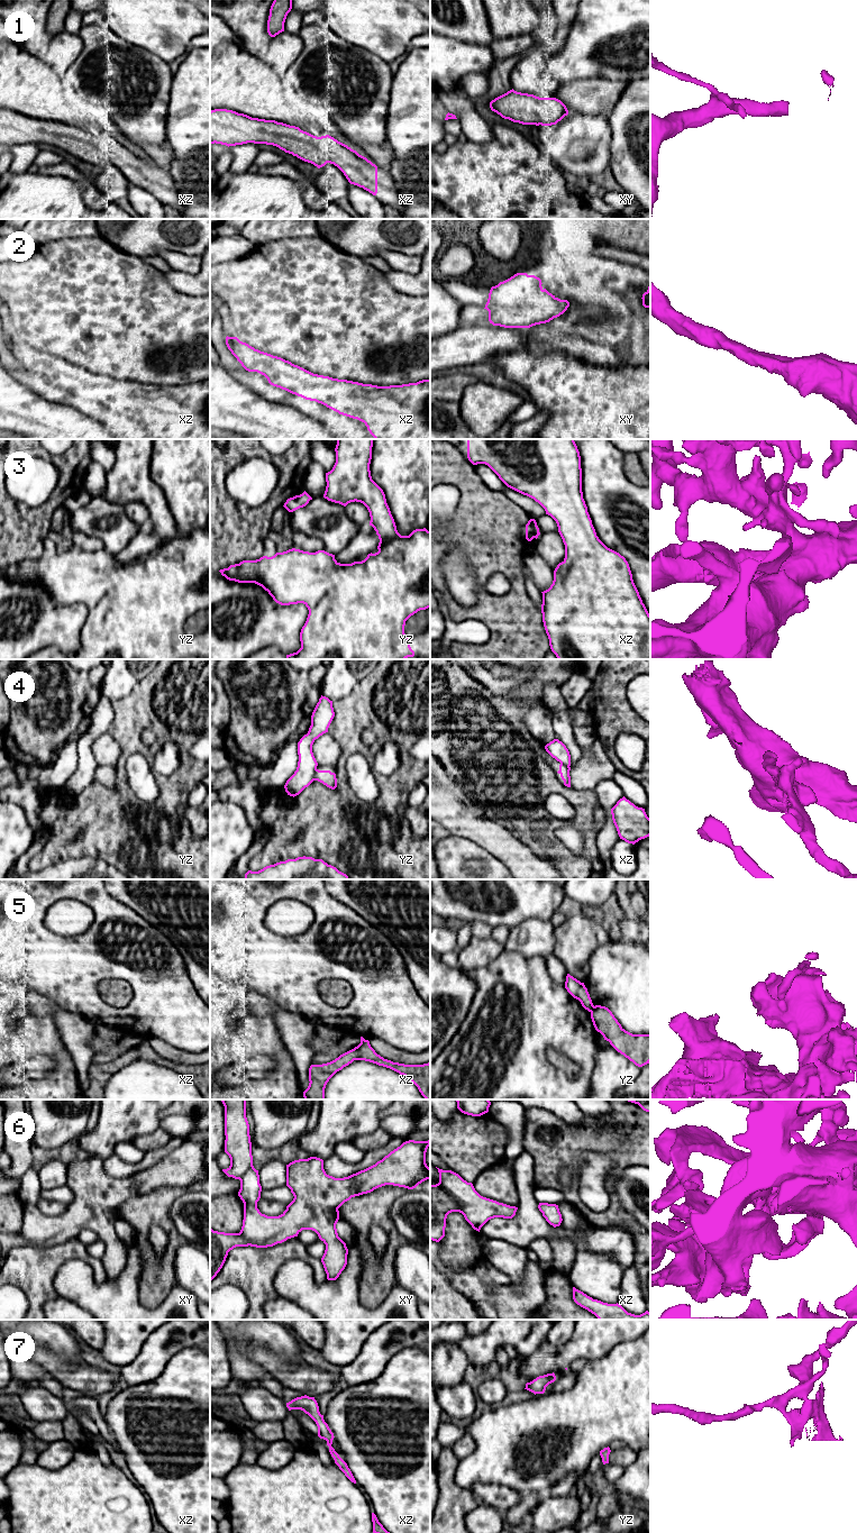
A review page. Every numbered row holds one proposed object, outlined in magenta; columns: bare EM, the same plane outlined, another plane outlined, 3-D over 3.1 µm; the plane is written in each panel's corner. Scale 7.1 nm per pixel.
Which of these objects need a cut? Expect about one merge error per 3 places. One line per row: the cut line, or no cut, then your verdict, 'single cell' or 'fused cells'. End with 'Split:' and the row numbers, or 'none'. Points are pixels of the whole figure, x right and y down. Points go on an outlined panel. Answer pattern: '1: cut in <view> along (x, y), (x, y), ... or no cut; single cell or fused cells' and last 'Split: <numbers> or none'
1: no cut; single cell
2: no cut; single cell
3: no cut; single cell
4: cut in yz along (317, 769), (315, 779); fused cells
5: cut in yz along (594, 1006), (590, 1011); fused cells
6: no cut; single cell
7: no cut; single cell
Split: 4, 5

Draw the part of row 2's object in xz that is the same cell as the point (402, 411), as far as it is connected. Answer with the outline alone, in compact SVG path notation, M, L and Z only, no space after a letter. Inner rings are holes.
M227 336L226 345L246 371L264 375L273 386L364 422L375 439L430 439L430 380L390 386L363 384L313 374L281 357L255 349L237 337Z

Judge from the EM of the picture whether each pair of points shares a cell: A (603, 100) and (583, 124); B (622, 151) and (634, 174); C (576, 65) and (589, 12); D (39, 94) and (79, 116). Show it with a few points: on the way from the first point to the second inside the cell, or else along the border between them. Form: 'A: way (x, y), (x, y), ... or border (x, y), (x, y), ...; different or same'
A: border (568, 112), (601, 113), (607, 118); different
B: way (628, 156), (634, 162), (634, 169); same
C: way (587, 52), (589, 26); same
D: way (49, 101), (69, 115); same

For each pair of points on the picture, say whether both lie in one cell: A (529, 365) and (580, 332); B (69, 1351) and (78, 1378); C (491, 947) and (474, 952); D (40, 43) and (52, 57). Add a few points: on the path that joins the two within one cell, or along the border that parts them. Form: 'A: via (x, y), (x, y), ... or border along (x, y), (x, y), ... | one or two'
A: border along (526, 349), (543, 356) | two
B: border along (49, 1352), (70, 1365), (82, 1361) | two
C: via (486, 950), (479, 952) | one
D: border along (53, 37), (44, 53) | two

